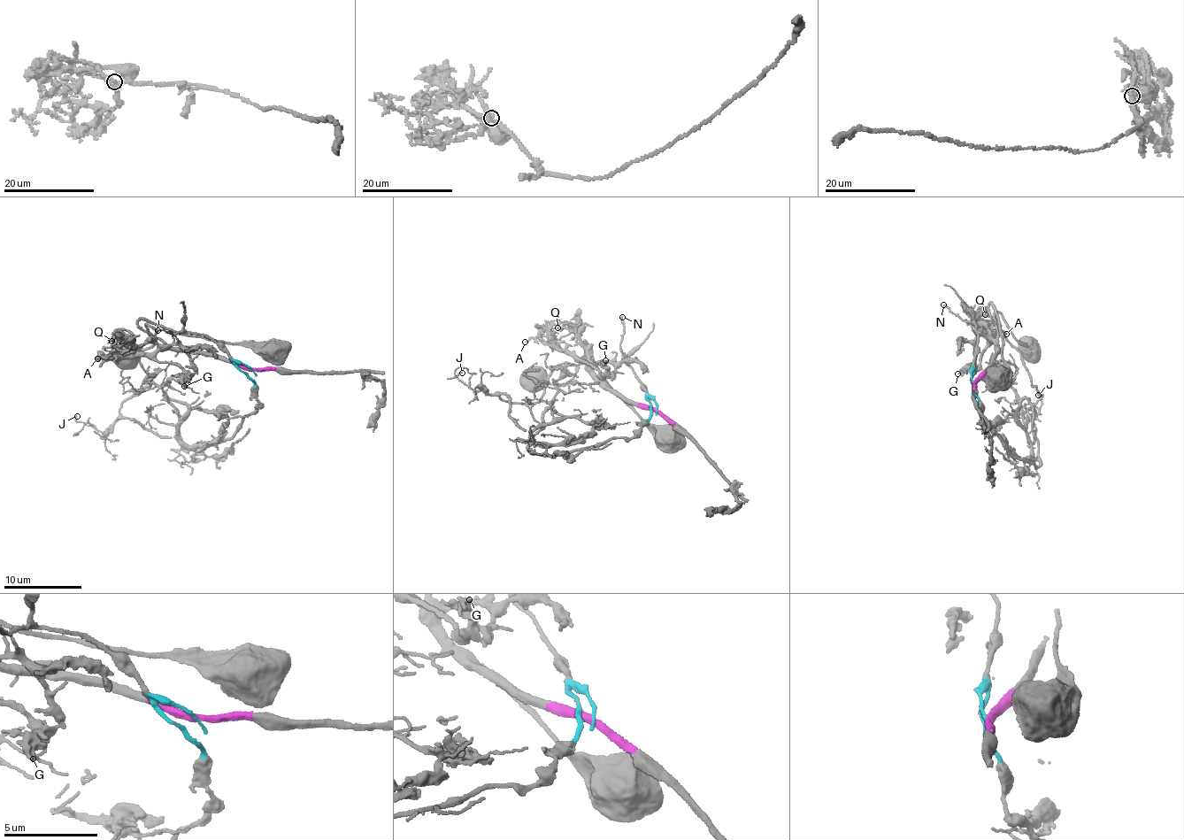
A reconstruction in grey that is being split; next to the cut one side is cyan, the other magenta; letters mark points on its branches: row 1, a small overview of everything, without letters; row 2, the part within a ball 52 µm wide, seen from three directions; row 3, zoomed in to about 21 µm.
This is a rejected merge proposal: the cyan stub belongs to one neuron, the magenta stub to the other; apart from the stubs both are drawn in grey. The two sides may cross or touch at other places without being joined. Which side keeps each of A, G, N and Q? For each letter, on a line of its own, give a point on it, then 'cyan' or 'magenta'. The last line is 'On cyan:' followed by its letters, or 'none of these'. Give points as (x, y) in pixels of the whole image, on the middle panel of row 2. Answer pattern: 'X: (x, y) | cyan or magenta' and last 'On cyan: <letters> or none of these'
A: (525, 342) | magenta
G: (605, 360) | magenta
N: (622, 317) | cyan
Q: (557, 327) | magenta
On cyan: N

